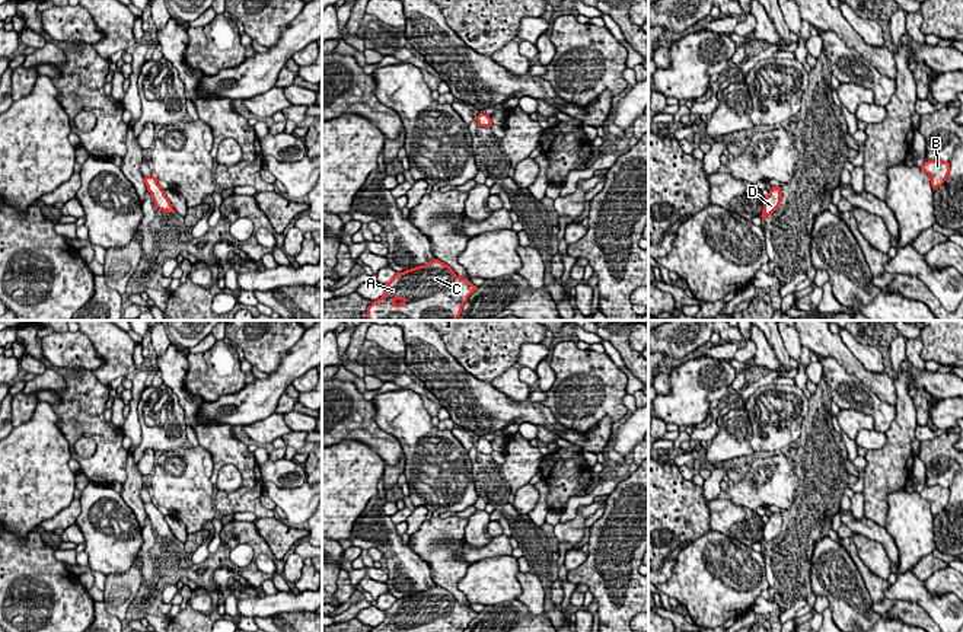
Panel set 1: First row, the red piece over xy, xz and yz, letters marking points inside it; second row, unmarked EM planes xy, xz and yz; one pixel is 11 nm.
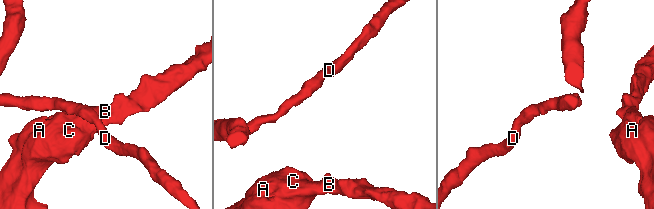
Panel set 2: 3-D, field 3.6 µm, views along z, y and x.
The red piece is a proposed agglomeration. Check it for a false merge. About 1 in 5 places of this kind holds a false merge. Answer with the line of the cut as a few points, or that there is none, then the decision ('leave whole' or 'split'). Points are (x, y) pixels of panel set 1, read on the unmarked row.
no cut; leave whole

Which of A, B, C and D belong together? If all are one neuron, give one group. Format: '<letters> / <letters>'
A B C D

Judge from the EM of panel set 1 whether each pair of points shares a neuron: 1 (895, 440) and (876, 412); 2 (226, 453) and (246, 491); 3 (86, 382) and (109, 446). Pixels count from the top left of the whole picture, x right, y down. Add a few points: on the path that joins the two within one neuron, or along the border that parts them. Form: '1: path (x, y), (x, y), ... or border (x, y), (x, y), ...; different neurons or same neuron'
1: border (896, 407), (896, 415), (886, 433); different neurons
2: path (236, 459), (248, 471), (248, 481); same neuron
3: path (89, 398), (89, 420), (99, 430); same neuron

